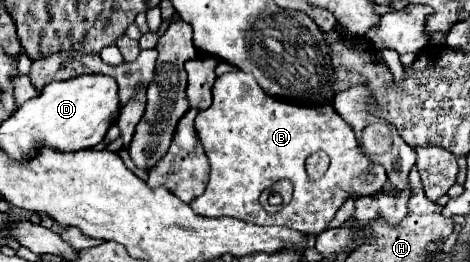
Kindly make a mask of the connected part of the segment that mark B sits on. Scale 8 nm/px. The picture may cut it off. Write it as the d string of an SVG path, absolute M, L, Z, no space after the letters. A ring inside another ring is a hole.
M234 70L216 78L212 86L212 96L214 96L212 106L204 112L198 112L194 120L196 134L202 146L206 148L206 156L210 162L210 176L208 176L206 190L202 196L190 202L190 208L200 216L230 216L230 218L240 218L244 222L252 222L258 226L286 226L302 234L316 236L328 228L338 208L348 198L374 194L382 190L382 186L388 180L384 168L372 162L366 154L362 154L352 128L336 114L332 106L318 106L314 110L314 108L288 104L284 100L276 100L258 86L252 74L246 74L242 70ZM318 150L330 156L330 168L320 180L310 180L304 170L304 160L308 158L308 154L314 154ZM282 178L288 178L294 184L294 196L290 204L284 206L280 212L268 214L260 206L258 196L262 194L264 188L272 186L276 180L282 180Z

